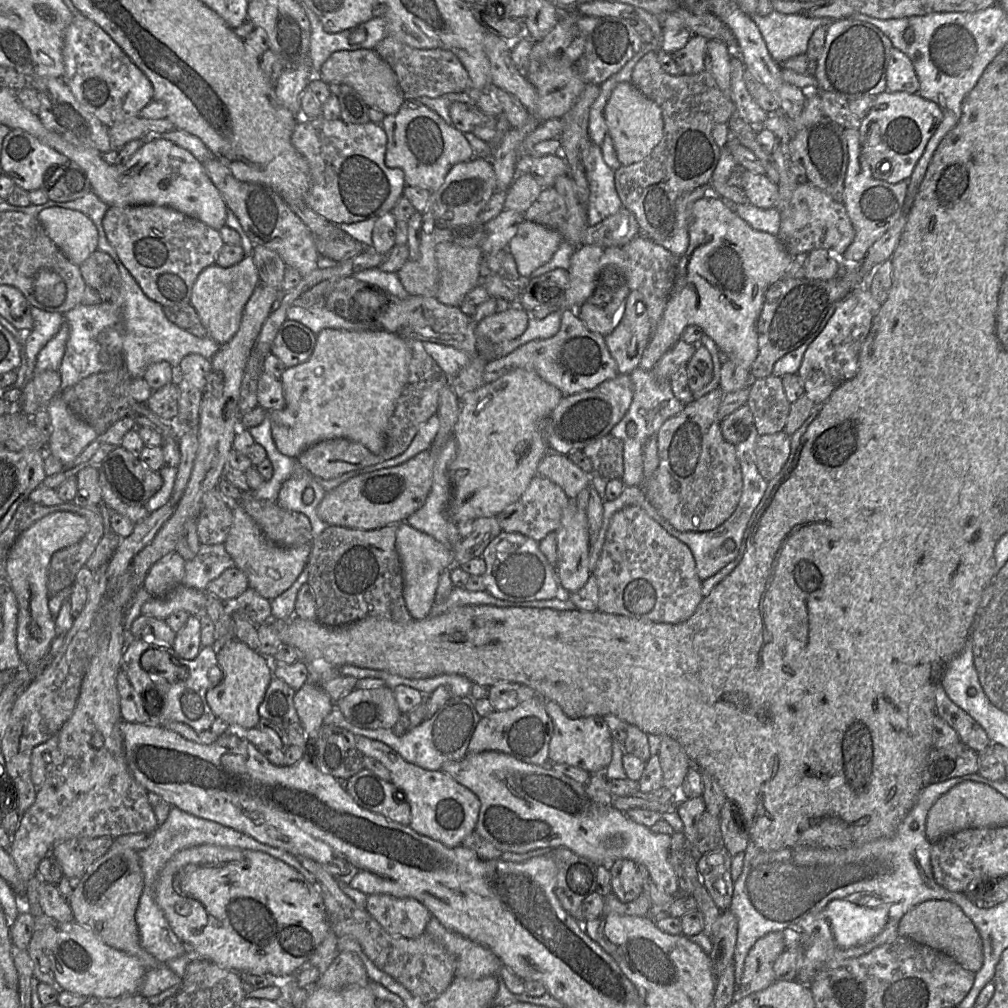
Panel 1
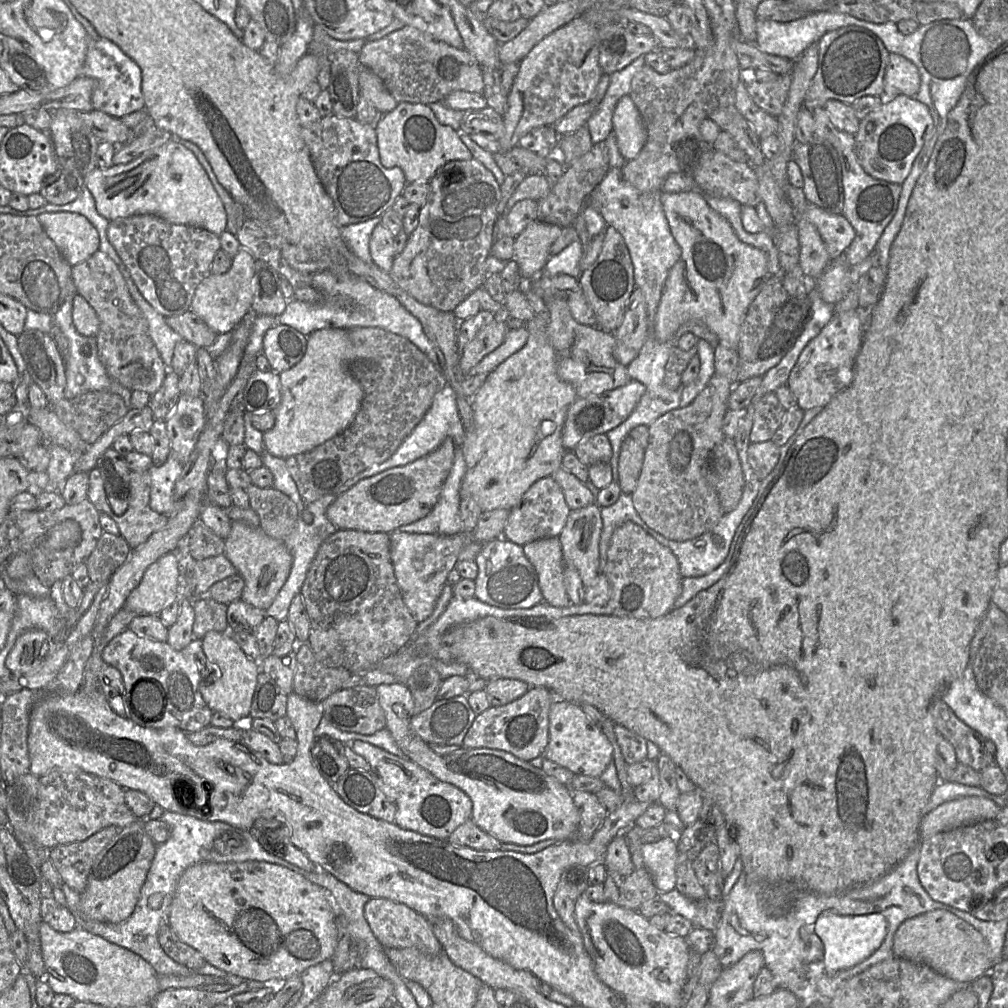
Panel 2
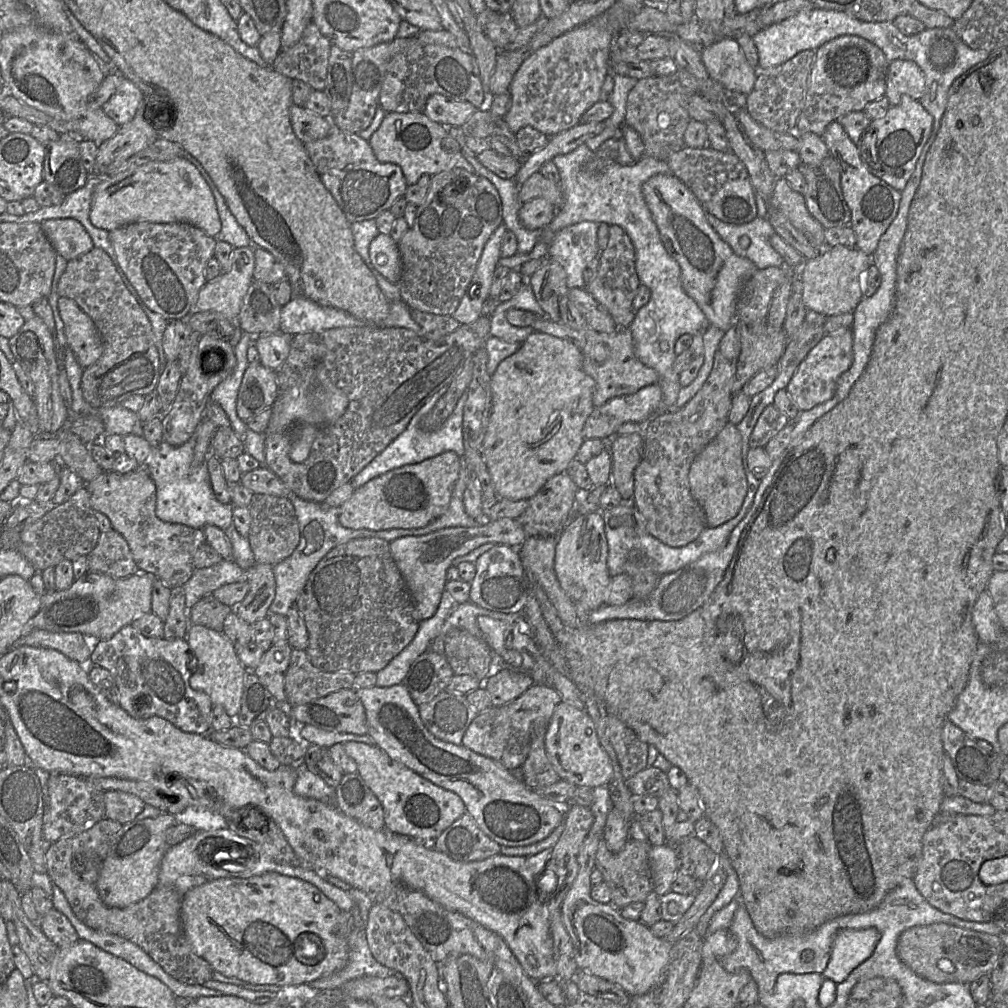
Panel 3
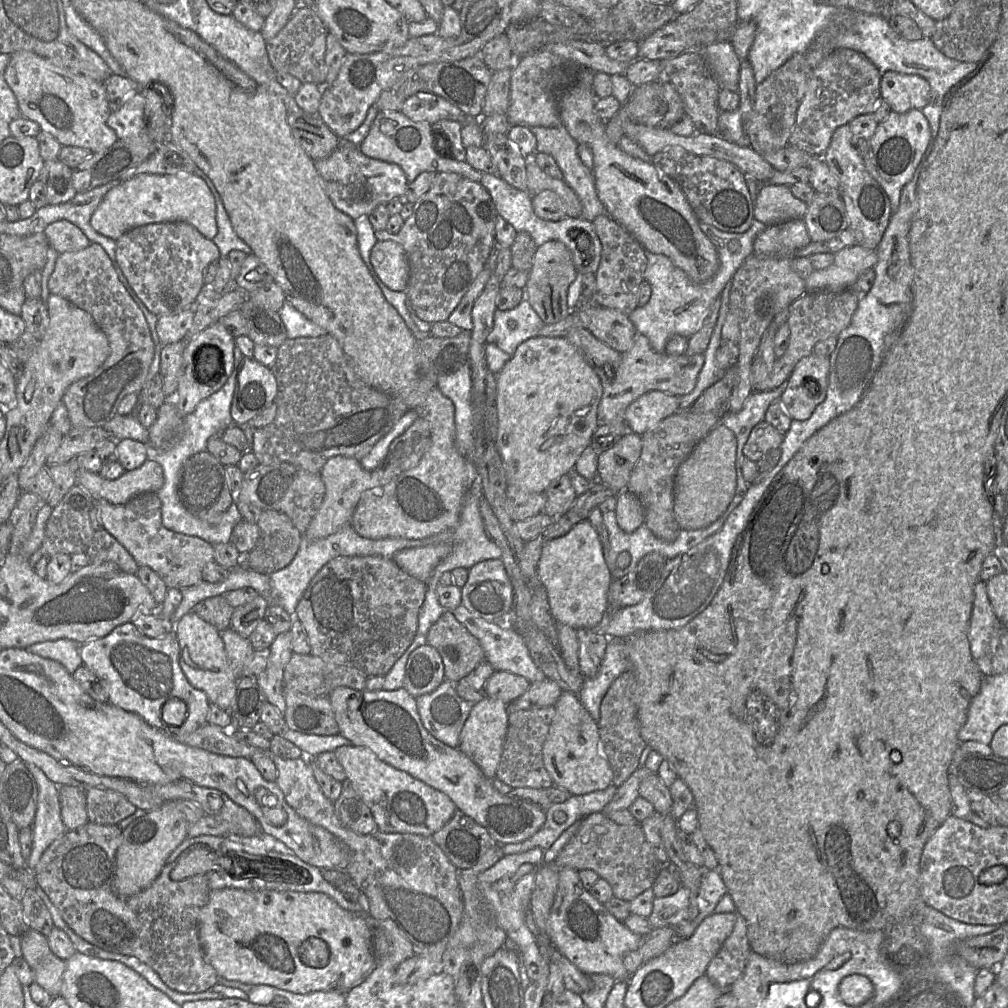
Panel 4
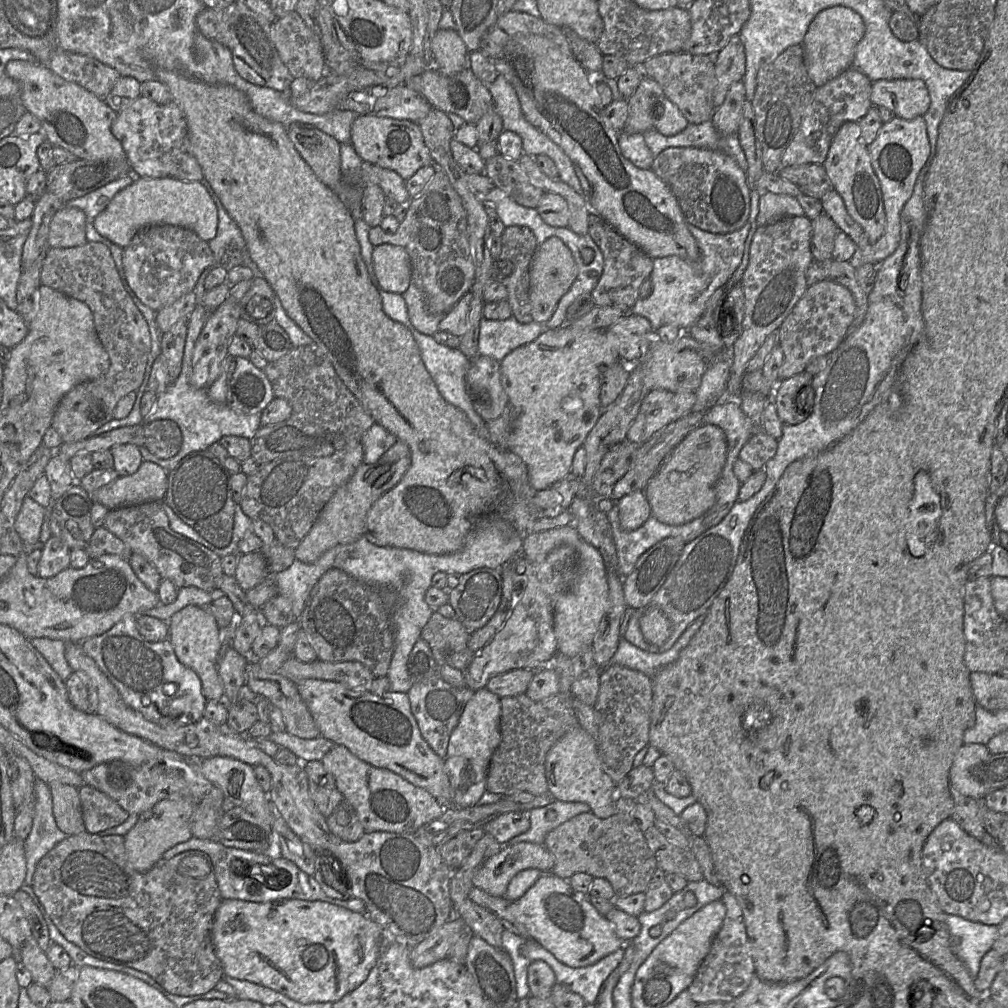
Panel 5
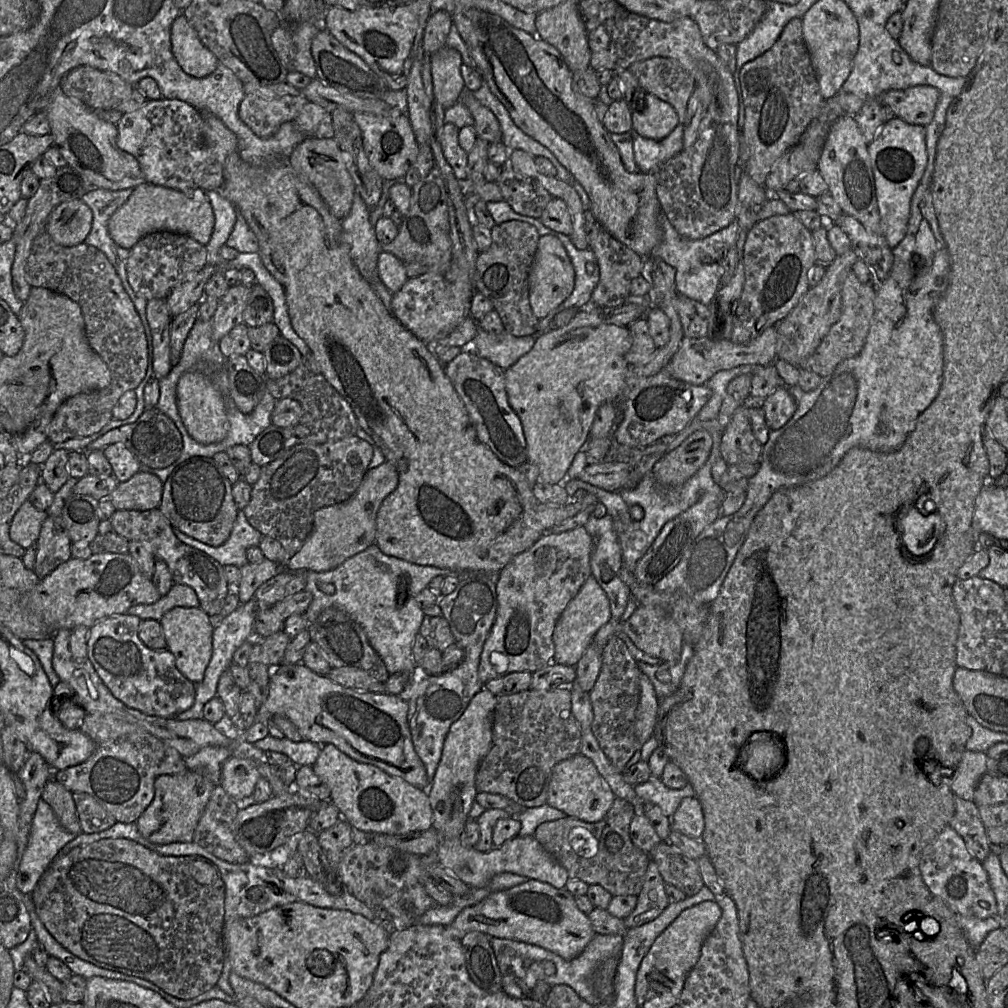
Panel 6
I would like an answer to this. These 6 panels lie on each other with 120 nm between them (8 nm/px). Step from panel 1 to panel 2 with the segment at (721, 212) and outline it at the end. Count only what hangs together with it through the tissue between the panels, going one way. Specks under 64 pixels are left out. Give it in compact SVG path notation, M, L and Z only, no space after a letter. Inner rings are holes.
M690 190L678 193L669 193L662 191L660 193L660 202L665 217L668 221L671 234L673 235L674 239L681 248L681 256L680 259L670 270L668 277L666 278L665 281L662 297L659 306L657 308L657 313L655 317L654 336L656 340L661 343L675 342L676 344L677 331L683 324L687 322L701 322L708 328L710 328L718 336L719 341L721 343L733 347L737 350L739 342L740 326L745 319L747 310L752 301L763 289L767 279L773 276L768 272L768 257L766 253L759 248L756 248L739 240L730 223L722 215L720 215L717 211L715 211L713 208L709 206L704 197L704 193L699 192L699 190Z

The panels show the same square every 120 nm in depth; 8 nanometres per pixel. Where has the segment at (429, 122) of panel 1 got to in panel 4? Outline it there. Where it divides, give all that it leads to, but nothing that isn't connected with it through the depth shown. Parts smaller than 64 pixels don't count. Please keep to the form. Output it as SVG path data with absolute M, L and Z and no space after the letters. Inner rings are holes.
M400 111L379 112L373 121L369 132L358 146L367 157L398 165L411 183L422 172L440 173L450 172L474 181L481 181L481 173L472 168L465 161L451 158L447 152L439 153L435 148L431 124L425 121L415 122Z

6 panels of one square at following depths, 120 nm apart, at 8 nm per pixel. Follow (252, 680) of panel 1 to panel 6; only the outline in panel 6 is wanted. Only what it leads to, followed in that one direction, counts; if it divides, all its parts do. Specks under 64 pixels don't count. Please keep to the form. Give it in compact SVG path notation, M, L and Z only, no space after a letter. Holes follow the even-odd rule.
M175 607L160 619L167 649L175 658L177 669L194 684L202 681L212 655L212 636L215 621L200 607Z

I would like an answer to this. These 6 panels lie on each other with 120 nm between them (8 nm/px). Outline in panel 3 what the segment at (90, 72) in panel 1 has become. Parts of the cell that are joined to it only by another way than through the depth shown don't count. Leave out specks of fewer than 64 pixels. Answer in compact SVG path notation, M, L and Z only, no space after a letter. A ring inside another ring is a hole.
M119 75L116 92L101 108L108 117L122 126L133 119L143 98L144 93L134 82Z

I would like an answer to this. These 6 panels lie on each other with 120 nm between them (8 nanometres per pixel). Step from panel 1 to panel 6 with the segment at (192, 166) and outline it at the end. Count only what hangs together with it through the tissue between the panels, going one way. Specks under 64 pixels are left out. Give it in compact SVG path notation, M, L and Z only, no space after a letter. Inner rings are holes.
M149 182L134 188L128 200L114 212L108 222L110 237L121 247L131 250L146 234L169 231L190 236L206 246L215 225L212 205L204 190L182 192Z

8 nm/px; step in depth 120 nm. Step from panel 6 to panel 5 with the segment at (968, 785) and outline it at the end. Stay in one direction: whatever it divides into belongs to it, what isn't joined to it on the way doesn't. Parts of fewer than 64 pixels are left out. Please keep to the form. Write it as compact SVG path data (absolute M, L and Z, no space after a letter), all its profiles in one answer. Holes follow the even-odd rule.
M980 743L963 744L952 763L949 781L952 789L961 794L983 800L988 794L980 782L973 776L972 769L991 754L986 745Z

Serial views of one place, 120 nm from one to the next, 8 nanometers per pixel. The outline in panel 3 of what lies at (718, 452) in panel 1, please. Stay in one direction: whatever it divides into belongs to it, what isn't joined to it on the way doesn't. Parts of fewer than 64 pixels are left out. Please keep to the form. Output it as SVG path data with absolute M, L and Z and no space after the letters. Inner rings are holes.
M717 351L710 375L697 394L680 409L660 411L644 424L643 455L634 471L633 502L645 519L647 531L667 546L685 546L707 528L705 512L690 491L689 470L695 458L728 423L733 398L730 387L735 374L735 364Z

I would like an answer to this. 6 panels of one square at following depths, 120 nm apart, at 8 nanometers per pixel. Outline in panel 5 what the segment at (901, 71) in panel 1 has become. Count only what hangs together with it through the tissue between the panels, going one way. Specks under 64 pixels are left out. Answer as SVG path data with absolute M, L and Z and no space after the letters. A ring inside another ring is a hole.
M880 79L872 83L871 102L885 107L902 119L923 116L930 106L930 95L920 79Z

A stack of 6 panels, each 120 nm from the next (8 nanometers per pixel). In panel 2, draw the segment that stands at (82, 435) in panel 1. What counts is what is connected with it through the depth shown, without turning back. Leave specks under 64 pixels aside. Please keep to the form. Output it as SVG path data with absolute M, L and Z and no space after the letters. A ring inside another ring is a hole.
M50 444L50 462L46 470L49 483L46 490L58 490L74 472L74 465L81 457L81 452L73 452L62 446Z

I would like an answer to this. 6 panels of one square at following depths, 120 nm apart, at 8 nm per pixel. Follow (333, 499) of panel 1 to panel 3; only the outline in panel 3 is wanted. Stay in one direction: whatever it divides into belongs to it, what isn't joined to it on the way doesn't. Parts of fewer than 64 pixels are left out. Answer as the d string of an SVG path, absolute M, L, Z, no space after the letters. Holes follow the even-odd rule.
M446 451L422 462L395 468L368 481L339 507L339 523L353 530L373 531L427 526L448 509L462 459L455 452Z

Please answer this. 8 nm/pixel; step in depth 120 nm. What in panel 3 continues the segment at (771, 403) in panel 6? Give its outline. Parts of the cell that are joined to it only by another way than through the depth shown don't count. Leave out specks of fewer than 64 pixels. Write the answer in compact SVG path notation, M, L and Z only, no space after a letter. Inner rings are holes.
M850 329L824 336L800 363L786 391L800 412L808 411L831 399L840 376L853 362L853 335Z

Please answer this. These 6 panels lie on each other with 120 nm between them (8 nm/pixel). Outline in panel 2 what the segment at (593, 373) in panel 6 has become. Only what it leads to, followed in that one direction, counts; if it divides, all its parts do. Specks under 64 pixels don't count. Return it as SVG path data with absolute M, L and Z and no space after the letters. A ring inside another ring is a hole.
M537 314L531 320L526 322L525 325L528 329L529 336L523 348L489 373L481 388L471 399L471 407L474 413L474 427L465 433L461 444L461 449L466 462L466 473L461 483L460 501L461 498L464 497L472 497L483 512L500 508L511 510L519 504L523 495L536 481L541 478L551 476L555 471L562 467L562 460L567 452L563 445L562 433L567 411L578 396L573 385L563 381L557 374L556 354L548 340L546 332L547 321Z

